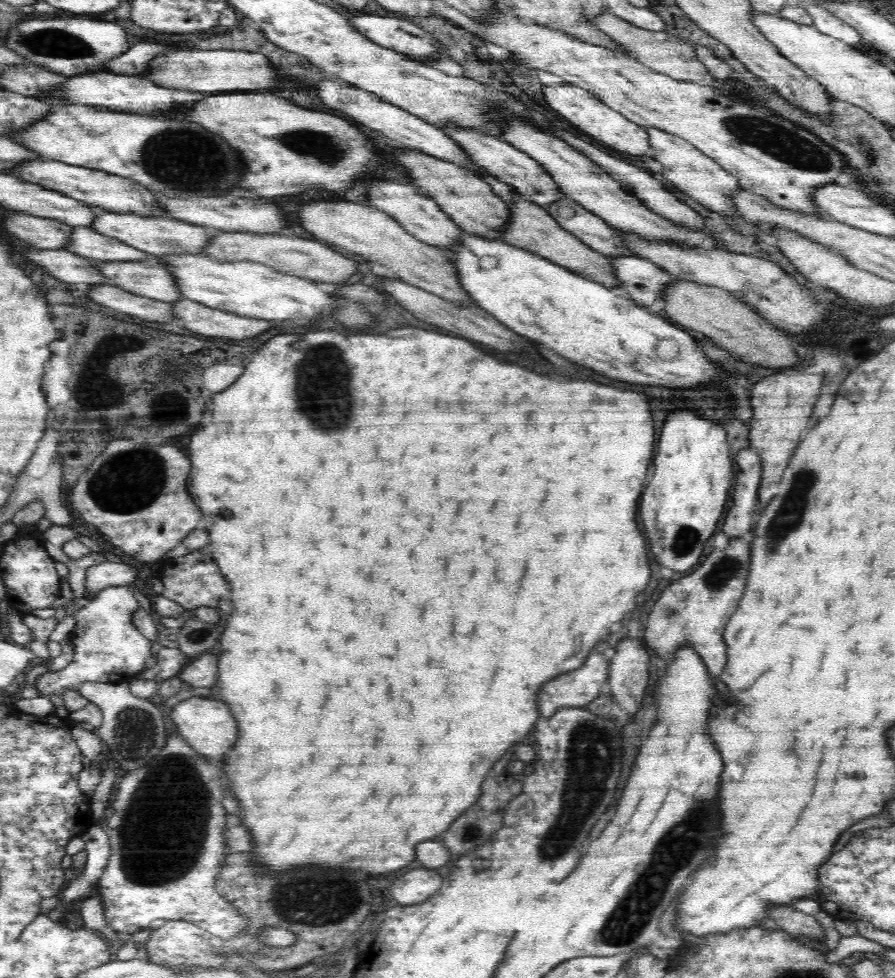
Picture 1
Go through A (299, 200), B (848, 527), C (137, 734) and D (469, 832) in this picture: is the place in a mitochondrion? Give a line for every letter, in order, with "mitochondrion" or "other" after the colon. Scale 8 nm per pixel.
A: other
B: other
C: mitochondrion
D: mitochondrion

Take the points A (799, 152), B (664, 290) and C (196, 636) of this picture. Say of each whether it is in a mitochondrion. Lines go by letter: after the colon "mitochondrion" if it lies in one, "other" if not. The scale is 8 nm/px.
A: mitochondrion
B: other
C: mitochondrion

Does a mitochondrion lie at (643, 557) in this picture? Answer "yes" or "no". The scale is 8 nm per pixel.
no

